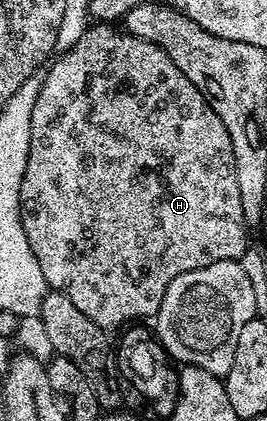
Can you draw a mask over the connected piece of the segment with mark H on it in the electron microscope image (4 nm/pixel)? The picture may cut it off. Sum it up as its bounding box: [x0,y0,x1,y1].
[20,24,248,332]

